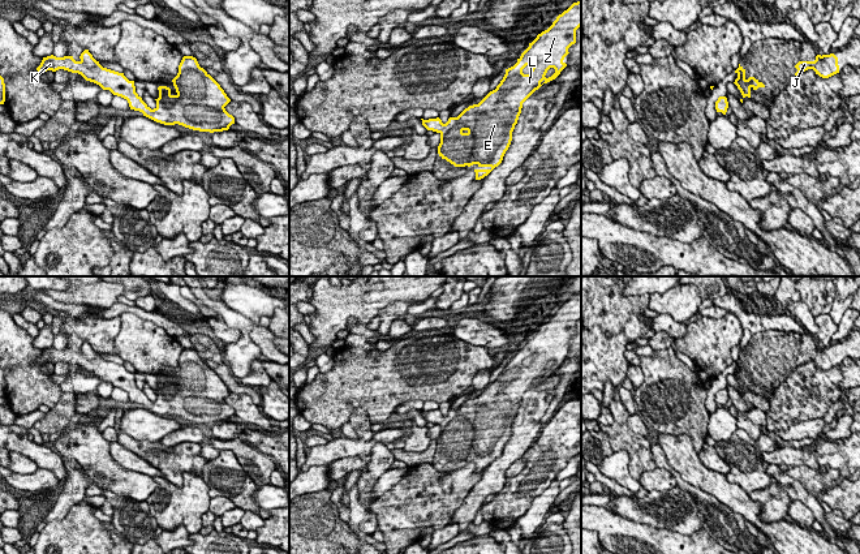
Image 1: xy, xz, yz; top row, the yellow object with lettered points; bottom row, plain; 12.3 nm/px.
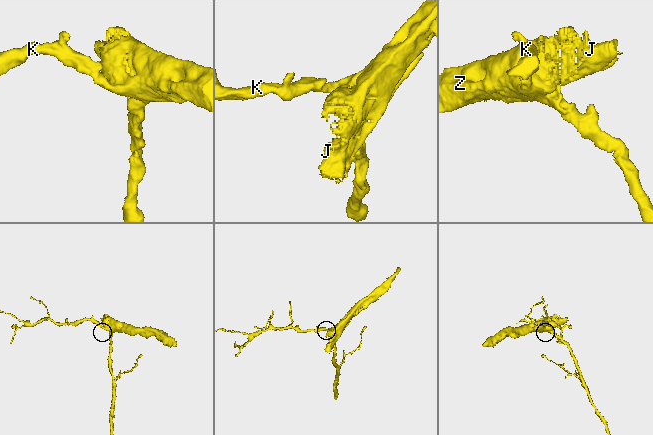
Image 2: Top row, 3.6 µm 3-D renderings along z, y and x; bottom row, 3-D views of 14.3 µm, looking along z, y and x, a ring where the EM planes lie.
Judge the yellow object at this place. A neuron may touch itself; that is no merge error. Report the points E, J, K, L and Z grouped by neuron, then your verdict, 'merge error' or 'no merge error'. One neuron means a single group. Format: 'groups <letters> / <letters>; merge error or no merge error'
groups E J K L Z; no merge error

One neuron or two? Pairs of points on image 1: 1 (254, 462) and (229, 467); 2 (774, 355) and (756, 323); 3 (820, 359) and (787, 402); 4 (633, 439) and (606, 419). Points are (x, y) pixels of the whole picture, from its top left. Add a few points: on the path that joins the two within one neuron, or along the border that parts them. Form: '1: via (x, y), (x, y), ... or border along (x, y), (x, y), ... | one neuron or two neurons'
1: border along (220, 450), (229, 450), (257, 486) | two neurons
2: border along (787, 331), (761, 330), (753, 334) | two neurons
3: border along (838, 364), (820, 369), (805, 361), (786, 377) | two neurons
4: border along (607, 407), (613, 421), (601, 426) | two neurons

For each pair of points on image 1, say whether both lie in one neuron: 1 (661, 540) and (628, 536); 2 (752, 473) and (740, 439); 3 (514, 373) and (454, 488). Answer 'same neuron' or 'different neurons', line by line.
1: same neuron
2: same neuron
3: different neurons

